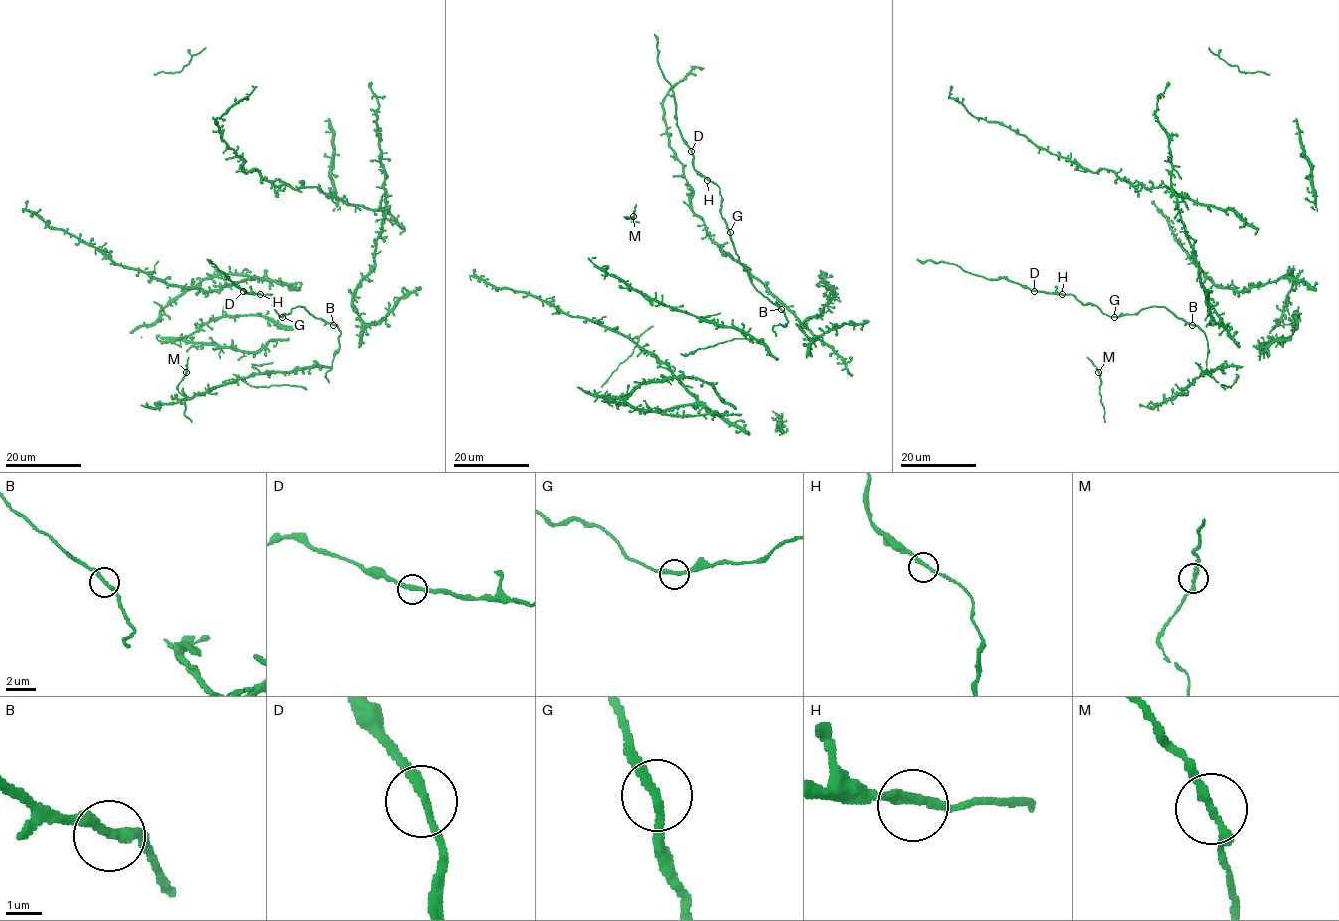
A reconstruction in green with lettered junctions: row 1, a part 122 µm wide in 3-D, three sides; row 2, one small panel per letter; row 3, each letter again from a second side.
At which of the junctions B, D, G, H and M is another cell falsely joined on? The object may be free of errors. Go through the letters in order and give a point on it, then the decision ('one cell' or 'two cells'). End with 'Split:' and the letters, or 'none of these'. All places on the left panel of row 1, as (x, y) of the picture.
B: at (333, 325); one cell
D: at (243, 291); one cell
G: at (282, 317); one cell
H: at (260, 294); one cell
M: at (186, 372); one cell
Split: none of these

